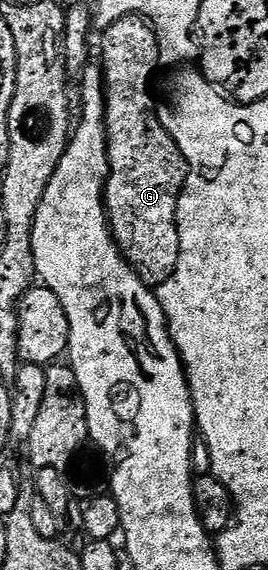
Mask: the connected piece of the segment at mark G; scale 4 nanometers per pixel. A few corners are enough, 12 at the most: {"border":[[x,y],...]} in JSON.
{"border":[[144,17],[103,31],[105,211],[147,286],[181,254],[189,164]]}

